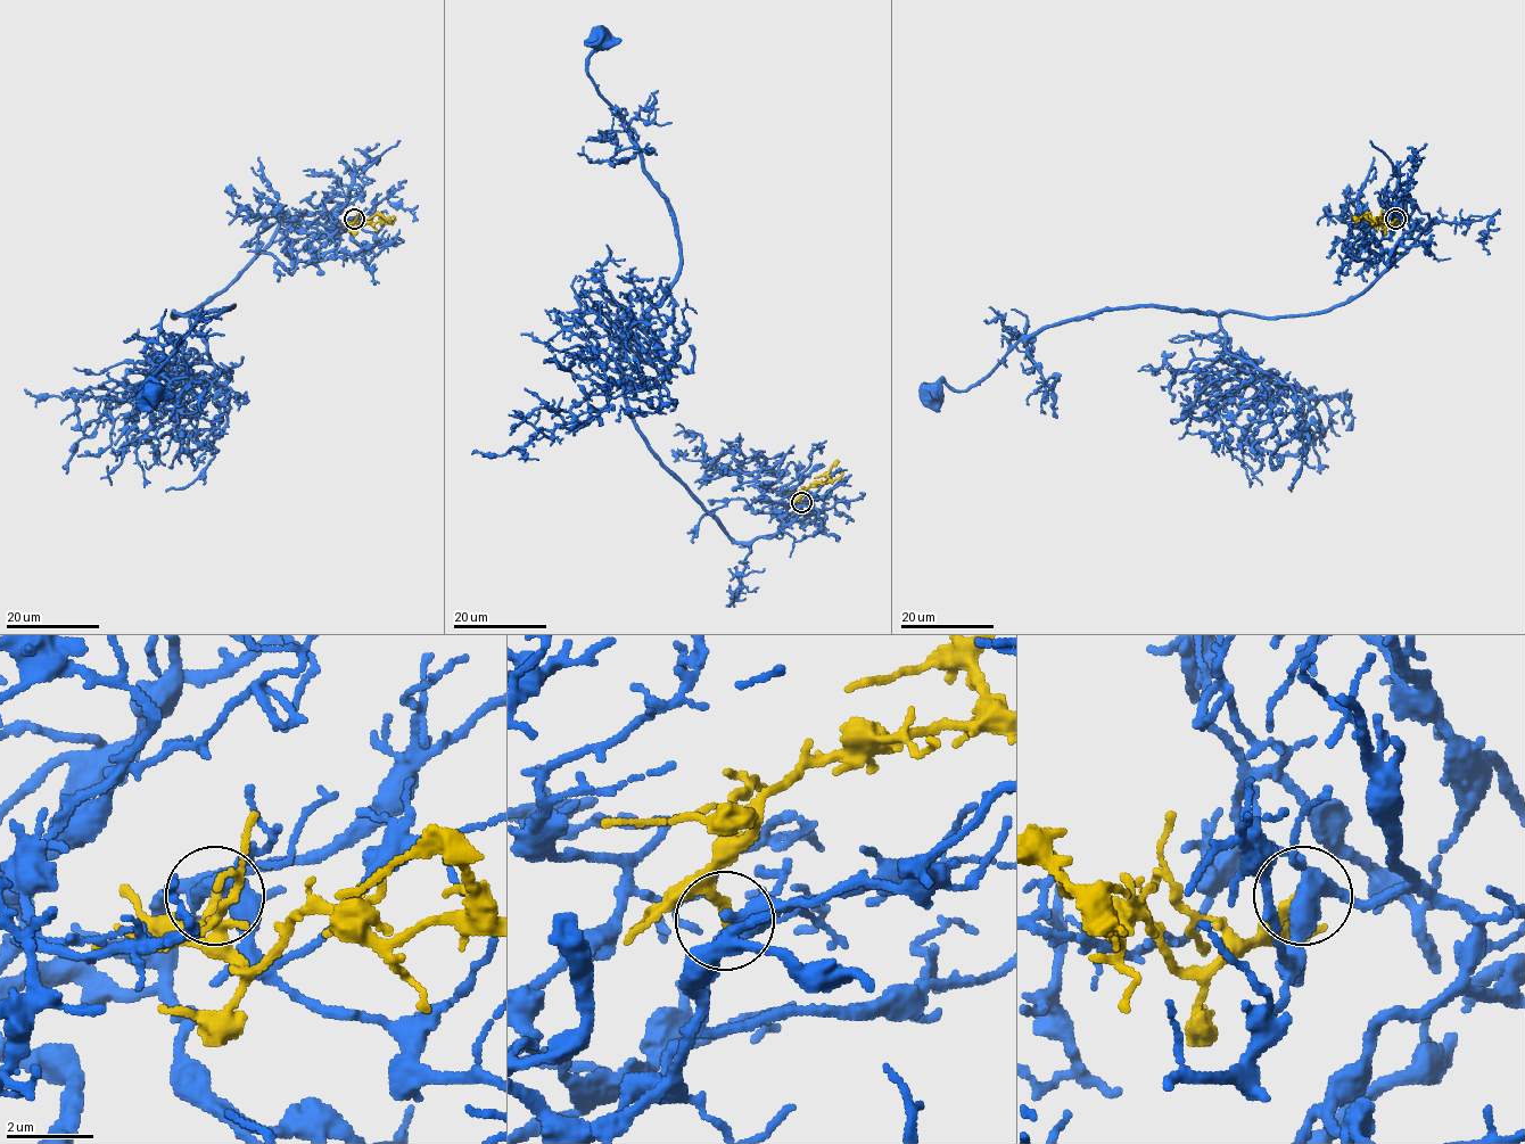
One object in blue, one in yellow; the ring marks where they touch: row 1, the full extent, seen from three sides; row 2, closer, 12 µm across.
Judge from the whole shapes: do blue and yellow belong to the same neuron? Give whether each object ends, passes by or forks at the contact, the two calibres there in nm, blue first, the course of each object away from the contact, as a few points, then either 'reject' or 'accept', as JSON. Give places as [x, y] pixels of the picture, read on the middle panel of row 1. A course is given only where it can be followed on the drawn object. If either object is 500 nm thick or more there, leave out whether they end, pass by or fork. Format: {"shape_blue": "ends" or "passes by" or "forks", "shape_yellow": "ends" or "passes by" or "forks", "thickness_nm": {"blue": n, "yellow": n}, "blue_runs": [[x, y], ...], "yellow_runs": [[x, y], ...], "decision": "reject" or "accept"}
{"shape_blue": "forks", "shape_yellow": "ends", "thickness_nm": {"blue": 360, "yellow": 240}, "blue_runs": [[801, 502], [772, 536], [734, 542], [635, 424], [623, 334], [664, 296], [681, 243], [587, 72], [600, 39]], "yellow_runs": [[801, 502], [800, 498], [810, 485], [826, 482], [829, 469], [838, 460]], "decision": "accept"}

